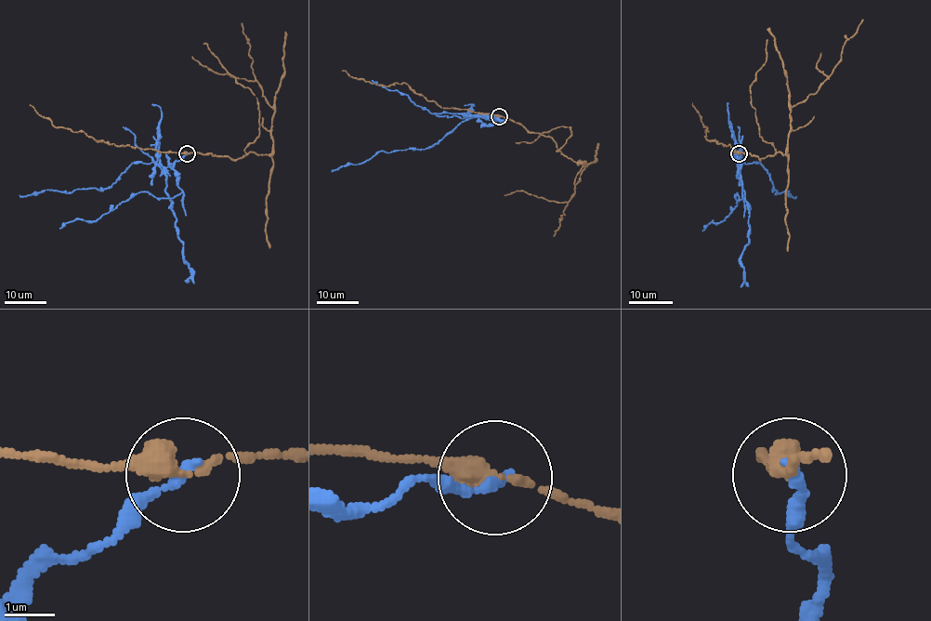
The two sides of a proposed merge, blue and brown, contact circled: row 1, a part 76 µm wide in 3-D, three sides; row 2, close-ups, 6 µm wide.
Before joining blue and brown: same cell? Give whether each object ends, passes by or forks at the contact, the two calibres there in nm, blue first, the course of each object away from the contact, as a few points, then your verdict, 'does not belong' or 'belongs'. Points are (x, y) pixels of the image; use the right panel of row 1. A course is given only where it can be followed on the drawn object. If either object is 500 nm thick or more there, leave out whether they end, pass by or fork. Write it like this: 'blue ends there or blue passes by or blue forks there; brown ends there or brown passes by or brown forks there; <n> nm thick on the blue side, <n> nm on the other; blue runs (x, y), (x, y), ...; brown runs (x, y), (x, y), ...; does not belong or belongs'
blue ends there; brown passes by; 240 nm thick on the blue side, 360 nm on the other; blue runs (740, 153), (741, 165), (739, 167), (743, 162), (759, 162), (775, 193), (789, 191), (796, 196); brown runs (740, 153), (760, 160), (779, 151), (787, 154), (791, 109), (815, 94), (828, 78), (817, 69), (821, 53); does not belong

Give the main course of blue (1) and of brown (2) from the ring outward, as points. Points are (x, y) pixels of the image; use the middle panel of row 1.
1: (500, 116), (486, 118), (478, 115), (464, 120), (427, 148), (378, 151), (359, 164), (347, 164), (332, 171)
2: (500, 116), (548, 137), (563, 154), (586, 165), (568, 202), (523, 191), (504, 195)

